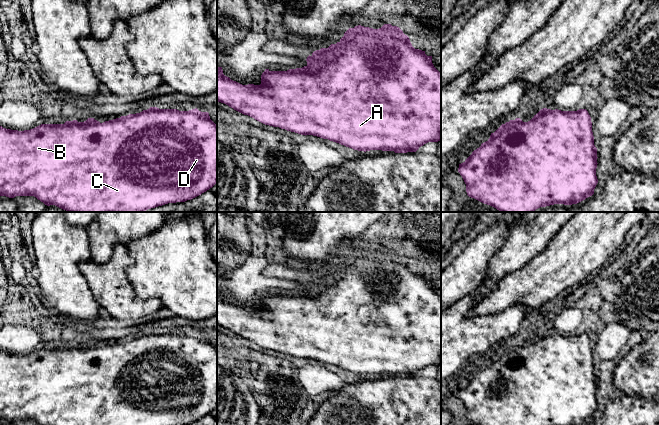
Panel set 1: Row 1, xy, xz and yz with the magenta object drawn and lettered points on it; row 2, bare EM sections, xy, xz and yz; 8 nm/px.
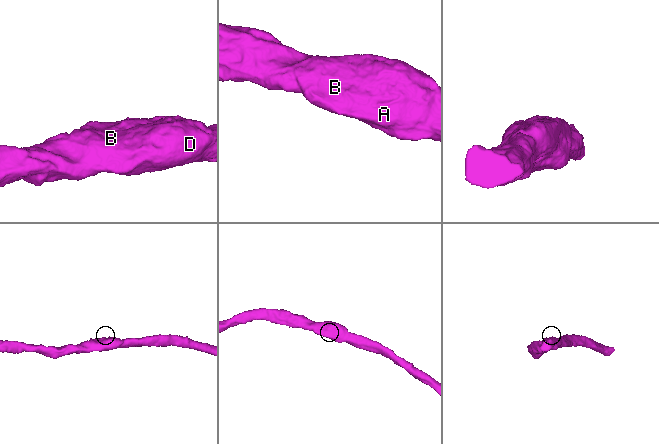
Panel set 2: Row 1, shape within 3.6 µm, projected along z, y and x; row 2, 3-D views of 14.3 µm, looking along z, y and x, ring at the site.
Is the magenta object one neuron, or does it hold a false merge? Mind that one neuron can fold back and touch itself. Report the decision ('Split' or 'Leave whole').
Leave whole

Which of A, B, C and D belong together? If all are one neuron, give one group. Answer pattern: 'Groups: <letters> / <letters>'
Groups: A B C D

